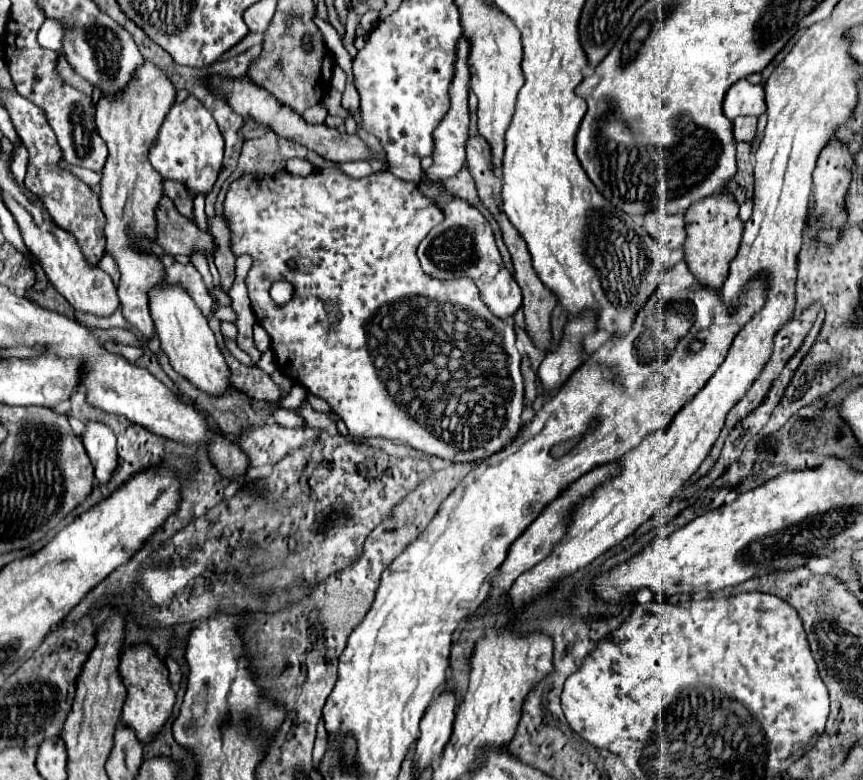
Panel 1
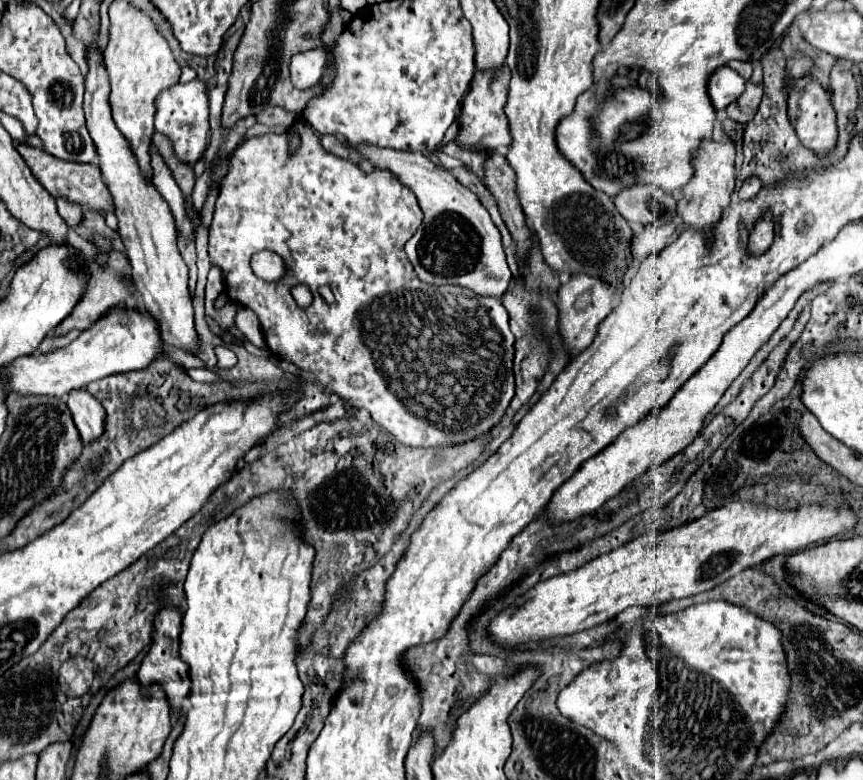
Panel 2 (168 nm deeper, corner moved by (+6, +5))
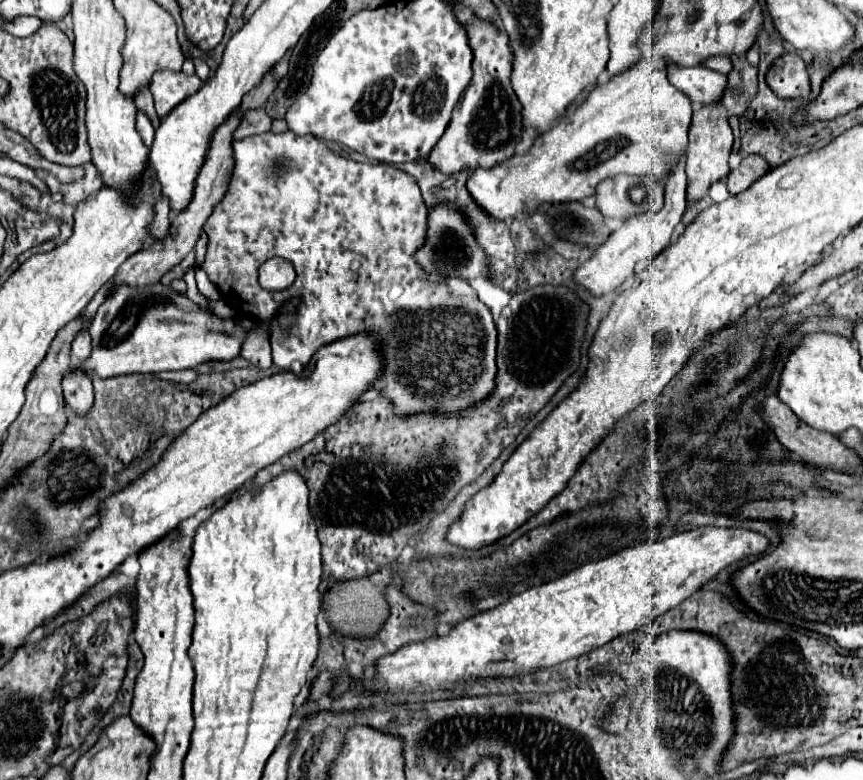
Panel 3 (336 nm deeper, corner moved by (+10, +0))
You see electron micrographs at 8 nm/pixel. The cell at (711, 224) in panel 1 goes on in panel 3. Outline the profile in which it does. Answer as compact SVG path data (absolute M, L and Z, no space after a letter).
M711 102L709 106L701 106L693 112L691 128L689 128L689 146L687 146L687 198L699 200L707 194L709 186L719 178L729 174L729 154L733 146L733 132L727 122L727 110L721 102Z

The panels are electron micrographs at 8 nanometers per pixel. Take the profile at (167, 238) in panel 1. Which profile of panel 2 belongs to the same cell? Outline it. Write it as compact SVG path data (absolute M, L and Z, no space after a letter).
M19 145L17 149L21 153L21 157L27 161L29 169L33 171L33 175L37 177L37 181L55 197L55 199L67 199L69 203L79 205L83 211L95 211L95 213L105 213L105 211L113 211L113 199L109 193L109 187L105 185L101 171L97 165L81 165L81 163L69 163L69 161L61 161L49 153L45 153L43 149L37 147L29 147L29 145Z

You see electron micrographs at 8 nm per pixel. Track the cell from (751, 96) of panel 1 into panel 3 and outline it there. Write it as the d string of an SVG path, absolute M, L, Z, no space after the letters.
M669 62L667 64L667 76L669 76L669 82L677 90L681 90L683 94L689 96L689 100L693 102L695 108L721 100L721 94L727 86L725 74L713 72L705 66L687 68L687 66L679 66L679 64Z

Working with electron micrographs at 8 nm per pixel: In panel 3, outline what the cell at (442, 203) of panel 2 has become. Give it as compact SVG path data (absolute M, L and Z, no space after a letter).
M441 204L441 206L437 206L435 210L429 212L427 242L415 254L415 258L417 258L417 264L425 272L437 272L437 274L443 274L443 276L459 276L459 278L465 278L465 280L489 276L485 252L477 244L469 224L465 222L465 216L453 204Z

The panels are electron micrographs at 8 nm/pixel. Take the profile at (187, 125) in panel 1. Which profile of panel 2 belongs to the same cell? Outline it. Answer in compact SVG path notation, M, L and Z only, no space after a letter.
M189 81L185 85L173 85L165 89L157 99L157 117L155 117L155 129L171 139L173 151L179 161L193 165L199 159L203 159L207 147L209 147L209 105L205 95L205 85L201 81Z

